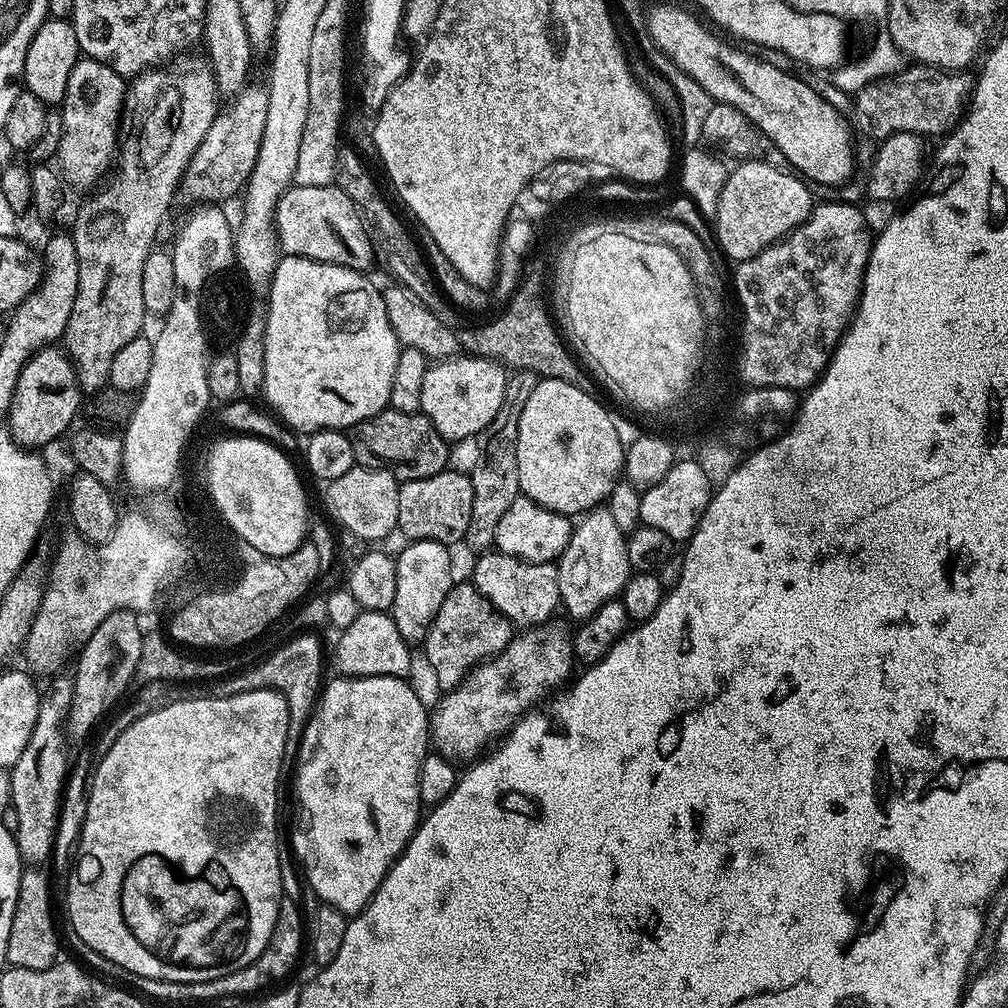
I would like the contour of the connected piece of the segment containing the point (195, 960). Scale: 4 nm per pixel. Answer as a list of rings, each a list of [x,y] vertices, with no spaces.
[[[259,688],[242,694],[234,694],[230,698],[194,698],[186,702],[174,702],[170,706],[162,706],[162,710],[154,710],[150,714],[138,718],[138,722],[134,722],[134,726],[122,730],[122,734],[118,734],[118,738],[114,738],[114,746],[110,746],[110,750],[106,750],[106,754],[95,761],[97,764],[96,773],[92,776],[92,789],[89,790],[88,796],[86,795],[88,809],[84,815],[84,825],[80,827],[80,839],[74,848],[74,863],[67,873],[67,875],[69,874],[68,920],[72,923],[71,931],[86,942],[90,949],[96,950],[98,954],[102,954],[110,962],[117,963],[118,966],[122,966],[142,978],[150,978],[151,980],[169,980],[170,982],[193,984],[194,982],[206,982],[214,978],[222,978],[222,974],[230,974],[234,970],[242,970],[242,966],[250,966],[250,962],[254,962],[254,958],[258,958],[258,954],[262,954],[262,950],[266,950],[266,946],[270,942],[270,934],[276,925],[280,902],[285,899],[282,875],[278,864],[278,858],[282,855],[282,848],[280,848],[280,836],[276,833],[276,803],[280,800],[279,794],[276,793],[276,787],[280,784],[280,767],[284,764],[284,751],[287,750],[288,744],[290,745],[291,726],[290,710],[284,695],[281,692],[275,692],[273,688]]]

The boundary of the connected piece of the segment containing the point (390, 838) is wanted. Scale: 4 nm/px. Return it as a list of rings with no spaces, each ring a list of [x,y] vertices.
[[[398,676],[335,679],[323,685],[314,716],[316,745],[308,761],[296,772],[296,829],[292,832],[291,851],[300,864],[304,863],[302,876],[307,887],[312,887],[327,907],[355,914],[367,906],[380,883],[388,877],[392,863],[404,853],[422,819],[418,774],[430,752],[430,712],[424,709],[419,694],[407,684],[407,679]]]

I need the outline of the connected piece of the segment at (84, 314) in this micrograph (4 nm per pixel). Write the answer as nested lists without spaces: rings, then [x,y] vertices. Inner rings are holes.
[[[149,70],[131,81],[124,97],[122,143],[118,148],[118,167],[109,188],[101,187],[76,212],[70,235],[78,254],[78,294],[70,322],[62,337],[62,348],[72,363],[76,382],[85,393],[95,394],[109,383],[114,358],[128,342],[145,331],[146,313],[142,302],[142,265],[154,251],[156,231],[176,198],[180,181],[191,156],[210,129],[217,113],[216,79],[211,71],[184,72],[179,76],[168,70]]]

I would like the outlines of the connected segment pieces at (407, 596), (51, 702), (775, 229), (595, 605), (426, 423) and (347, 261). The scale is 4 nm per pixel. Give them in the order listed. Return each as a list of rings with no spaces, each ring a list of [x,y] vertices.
[[[414,540],[403,545],[400,556],[395,557],[398,587],[394,589],[394,602],[390,614],[394,618],[394,626],[398,626],[398,634],[410,646],[419,645],[434,622],[434,614],[438,614],[438,606],[442,606],[442,598],[451,590],[452,556],[449,545],[433,540]]]
[[[53,679],[52,689],[41,695],[34,734],[30,734],[30,742],[26,742],[26,750],[22,750],[22,758],[18,758],[18,762],[10,769],[11,804],[18,812],[18,828],[14,835],[20,851],[20,859],[28,866],[43,865],[43,860],[47,856],[49,859],[56,847],[56,829],[60,823],[62,807],[60,791],[64,788],[64,771],[68,768],[68,760],[64,757],[66,740],[62,735],[61,724],[68,713],[68,704],[72,700],[71,679],[60,679]]]
[[[757,158],[737,163],[736,169],[733,167],[729,171],[722,186],[714,217],[714,231],[716,243],[729,261],[754,258],[754,254],[776,244],[783,236],[789,236],[812,213],[813,189],[799,175],[791,171],[783,172],[764,162]]]
[[[607,507],[592,509],[579,523],[573,527],[570,542],[556,564],[555,588],[560,595],[559,603],[562,608],[564,604],[565,610],[576,622],[583,622],[623,593],[633,571],[628,557],[626,534],[618,530]]]
[[[389,406],[383,412],[374,414],[356,425],[351,429],[350,435],[354,458],[359,467],[384,468],[401,482],[430,478],[449,467],[449,441],[444,440],[438,430],[434,430],[430,418],[426,418],[421,411],[399,412]]]
[[[335,183],[326,186],[296,184],[282,194],[276,207],[276,236],[284,256],[305,256],[327,264],[367,273],[374,264],[372,243],[354,202]]]

